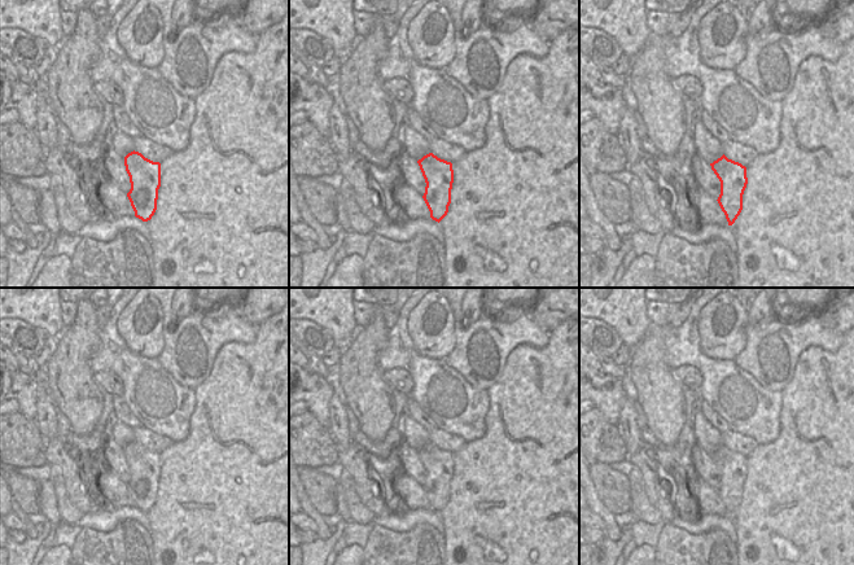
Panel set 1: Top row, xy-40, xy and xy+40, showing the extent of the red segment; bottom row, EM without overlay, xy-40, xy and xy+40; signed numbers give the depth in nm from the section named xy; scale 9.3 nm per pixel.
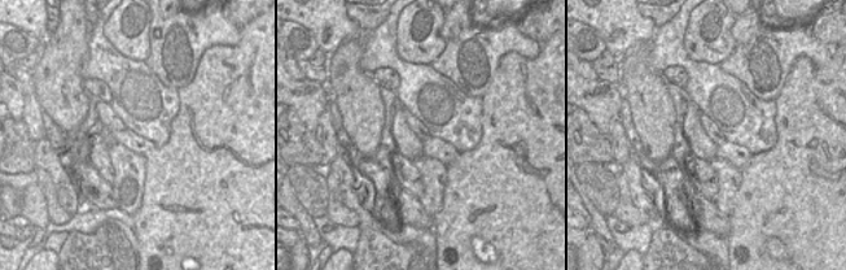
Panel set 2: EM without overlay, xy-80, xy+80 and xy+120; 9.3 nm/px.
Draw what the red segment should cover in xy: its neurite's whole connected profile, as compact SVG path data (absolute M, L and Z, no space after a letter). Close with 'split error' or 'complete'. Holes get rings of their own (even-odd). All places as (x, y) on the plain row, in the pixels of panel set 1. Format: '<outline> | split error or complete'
M433 443L424 446L417 454L426 473L422 489L430 502L430 508L439 513L447 505L451 494L452 454Z | complete

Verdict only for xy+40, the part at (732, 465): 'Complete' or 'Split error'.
Complete.

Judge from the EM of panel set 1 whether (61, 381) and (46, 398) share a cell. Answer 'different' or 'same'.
different

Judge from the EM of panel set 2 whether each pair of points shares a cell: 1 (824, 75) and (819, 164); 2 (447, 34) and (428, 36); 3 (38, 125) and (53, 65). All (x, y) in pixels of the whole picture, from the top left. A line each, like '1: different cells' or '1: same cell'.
1: same cell
2: different cells
3: different cells

